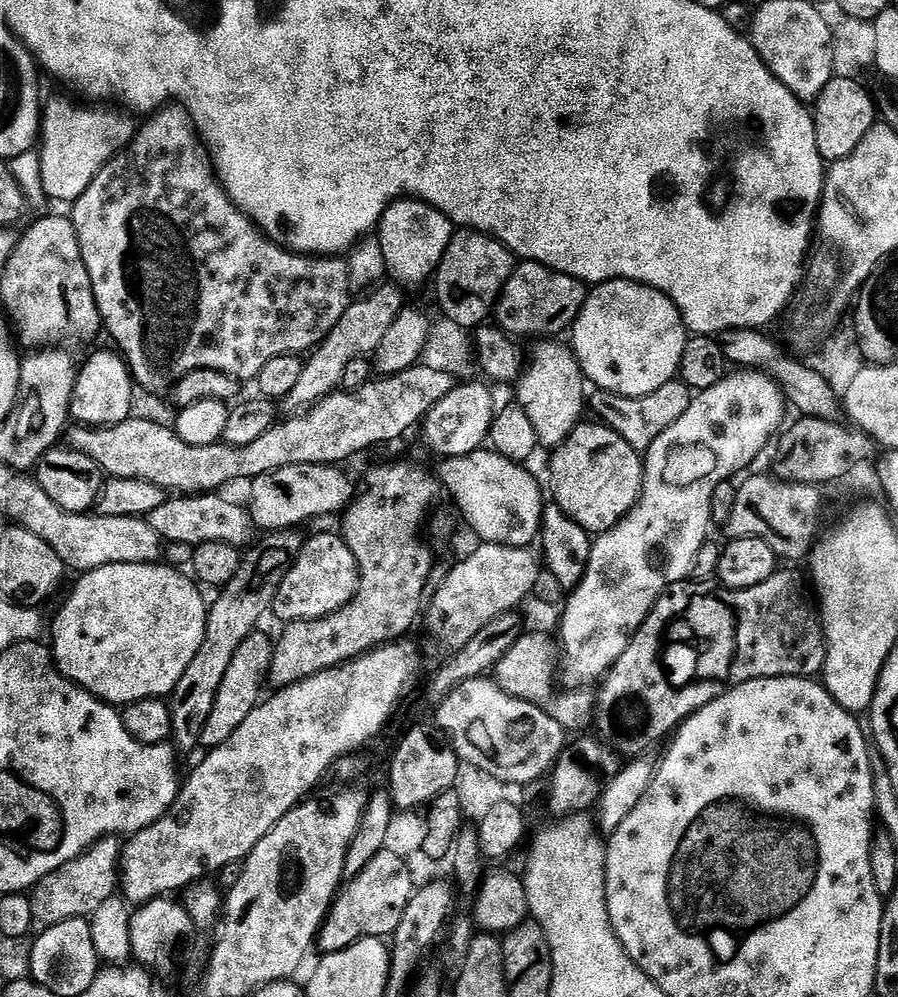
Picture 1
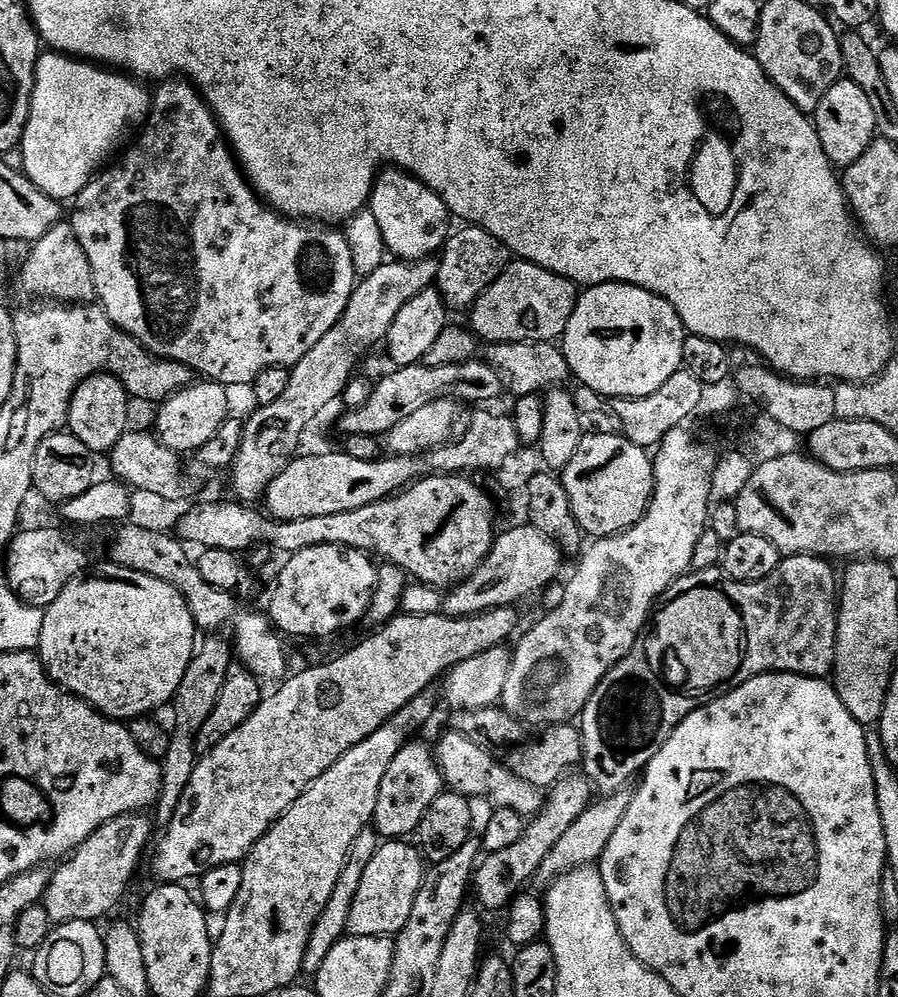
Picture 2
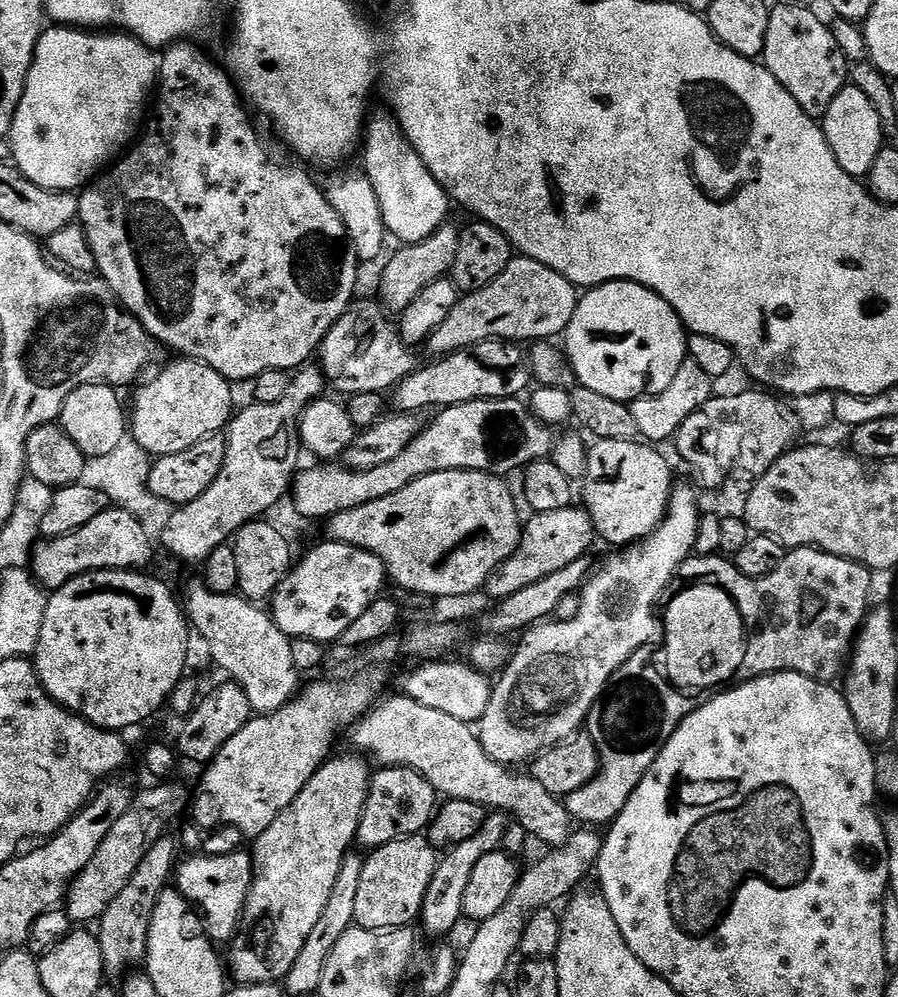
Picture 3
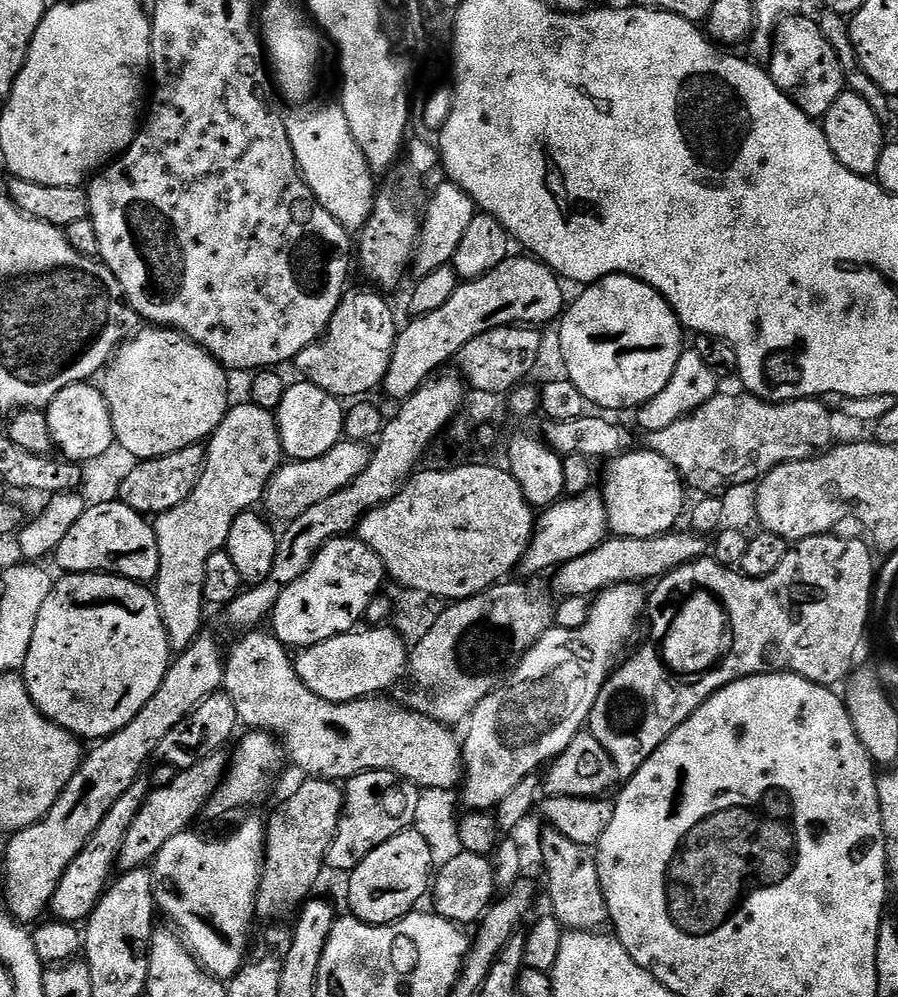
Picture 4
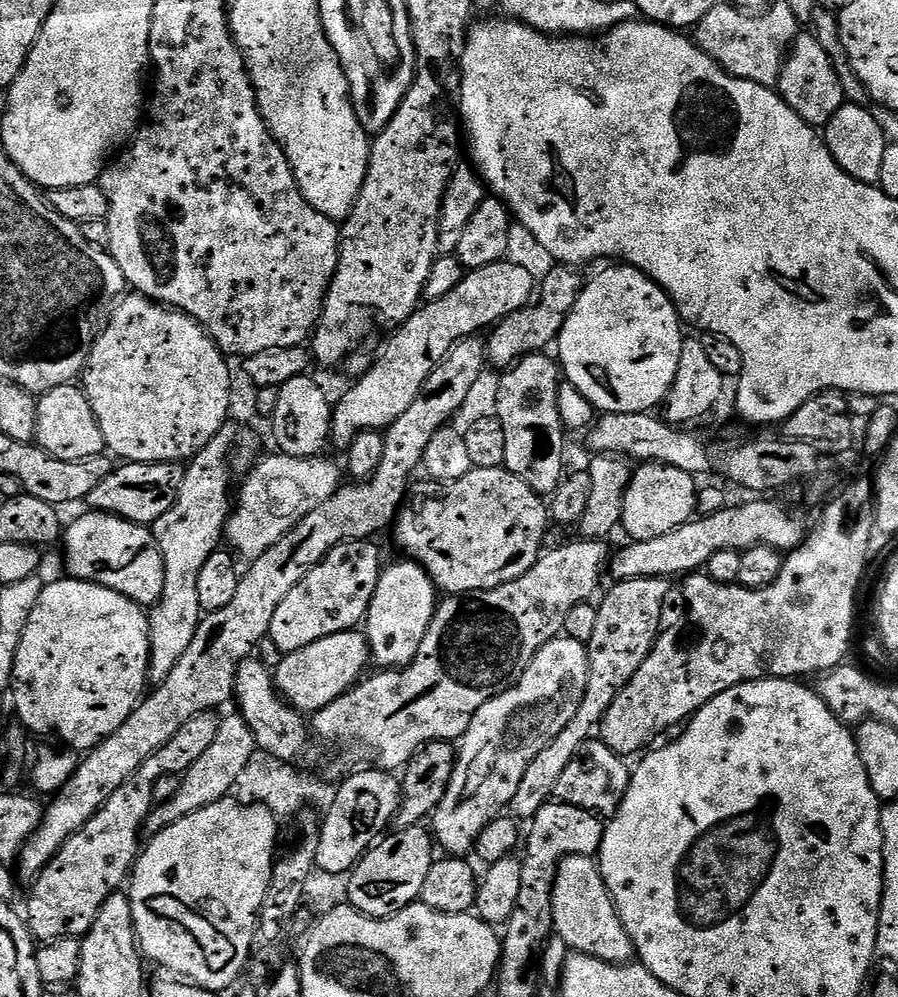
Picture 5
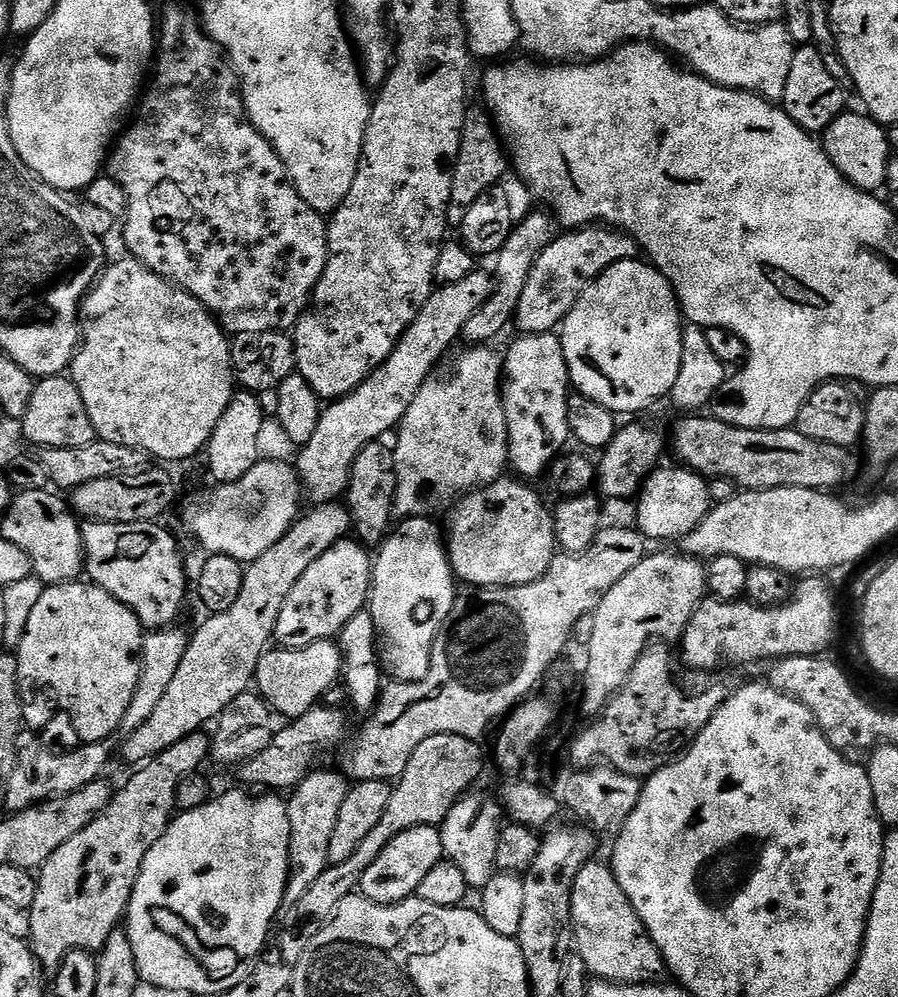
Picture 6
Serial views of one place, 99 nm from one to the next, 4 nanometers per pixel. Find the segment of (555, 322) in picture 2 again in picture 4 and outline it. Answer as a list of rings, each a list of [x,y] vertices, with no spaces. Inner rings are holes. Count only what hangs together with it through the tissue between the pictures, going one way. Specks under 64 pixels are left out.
[[[528,254],[519,255],[509,255],[508,259],[498,266],[494,266],[494,270],[490,270],[490,274],[486,274],[482,278],[463,281],[454,290],[450,302],[445,302],[440,309],[434,310],[434,314],[409,319],[409,324],[405,328],[403,325],[402,331],[396,337],[390,370],[382,385],[383,391],[388,391],[396,402],[407,400],[420,389],[420,385],[425,380],[433,374],[439,373],[443,369],[440,367],[447,360],[455,361],[460,355],[462,346],[466,346],[466,342],[470,342],[470,338],[478,338],[478,334],[486,334],[486,330],[494,330],[511,324],[545,326],[544,324],[550,323],[551,320],[559,321],[566,308],[563,288],[565,285],[562,283],[561,277],[545,266],[541,260]]]

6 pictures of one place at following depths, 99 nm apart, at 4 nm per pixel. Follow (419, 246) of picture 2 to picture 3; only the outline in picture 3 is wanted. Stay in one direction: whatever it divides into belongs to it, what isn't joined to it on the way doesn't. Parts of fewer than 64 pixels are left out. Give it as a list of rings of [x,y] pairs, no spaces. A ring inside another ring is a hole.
[[[385,112],[378,113],[373,120],[371,117],[363,129],[362,152],[364,148],[364,168],[362,167],[362,174],[367,177],[370,186],[374,188],[374,194],[378,198],[378,206],[382,210],[385,233],[391,239],[393,236],[394,239],[400,240],[396,242],[401,245],[421,244],[430,234],[443,227],[445,221],[443,219],[448,208],[450,209],[450,201],[448,195],[444,193],[444,187],[434,178],[434,174],[430,174],[430,170],[426,170],[426,166],[419,154],[413,151],[412,144],[404,136],[404,131],[401,130],[395,115]]]

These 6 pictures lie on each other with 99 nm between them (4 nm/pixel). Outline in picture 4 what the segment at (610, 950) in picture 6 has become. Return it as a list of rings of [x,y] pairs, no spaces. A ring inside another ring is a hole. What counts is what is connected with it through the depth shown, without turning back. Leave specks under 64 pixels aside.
[[[551,826],[545,827],[540,836],[540,856],[544,859],[544,868],[548,871],[548,896],[552,899],[551,915],[560,921],[565,929],[578,932],[590,932],[603,929],[603,924],[609,923],[606,898],[602,894],[602,882],[598,878],[596,857],[585,845],[570,842],[560,831]]]

